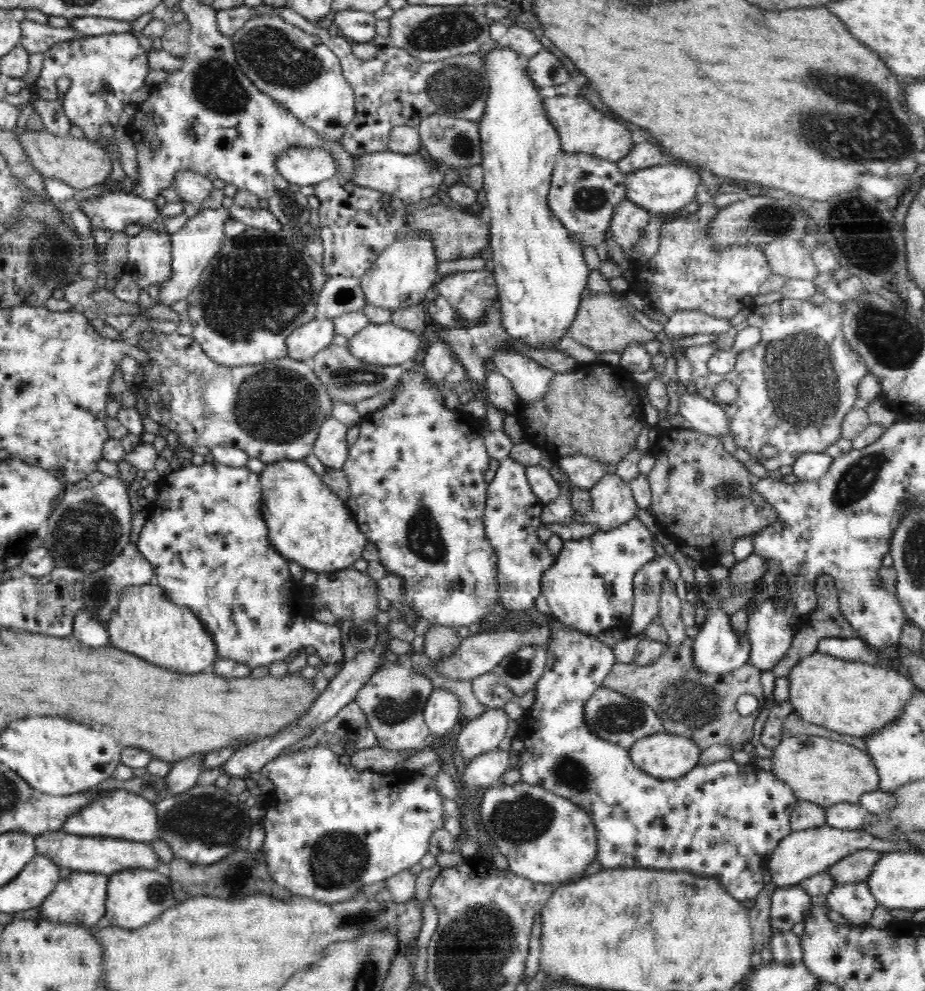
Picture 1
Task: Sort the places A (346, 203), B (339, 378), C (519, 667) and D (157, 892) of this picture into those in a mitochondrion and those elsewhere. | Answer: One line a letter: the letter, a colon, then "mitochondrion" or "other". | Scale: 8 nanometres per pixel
A: other
B: mitochondrion
C: mitochondrion
D: mitochondrion

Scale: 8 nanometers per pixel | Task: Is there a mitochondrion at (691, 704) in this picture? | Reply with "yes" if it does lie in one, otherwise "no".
yes

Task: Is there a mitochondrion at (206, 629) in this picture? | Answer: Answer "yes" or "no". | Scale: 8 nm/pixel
no

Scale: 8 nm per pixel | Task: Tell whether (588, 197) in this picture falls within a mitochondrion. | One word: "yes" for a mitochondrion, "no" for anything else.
yes

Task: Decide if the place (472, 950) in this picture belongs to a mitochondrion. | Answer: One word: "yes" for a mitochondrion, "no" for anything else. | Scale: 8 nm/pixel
yes

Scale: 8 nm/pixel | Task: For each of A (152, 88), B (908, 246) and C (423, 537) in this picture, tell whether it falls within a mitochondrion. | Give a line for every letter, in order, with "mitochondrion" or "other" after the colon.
A: other
B: other
C: mitochondrion

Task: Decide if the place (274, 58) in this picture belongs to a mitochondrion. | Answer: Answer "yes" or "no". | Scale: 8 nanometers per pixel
yes

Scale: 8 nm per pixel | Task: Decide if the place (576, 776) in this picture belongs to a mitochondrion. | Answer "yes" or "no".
yes

